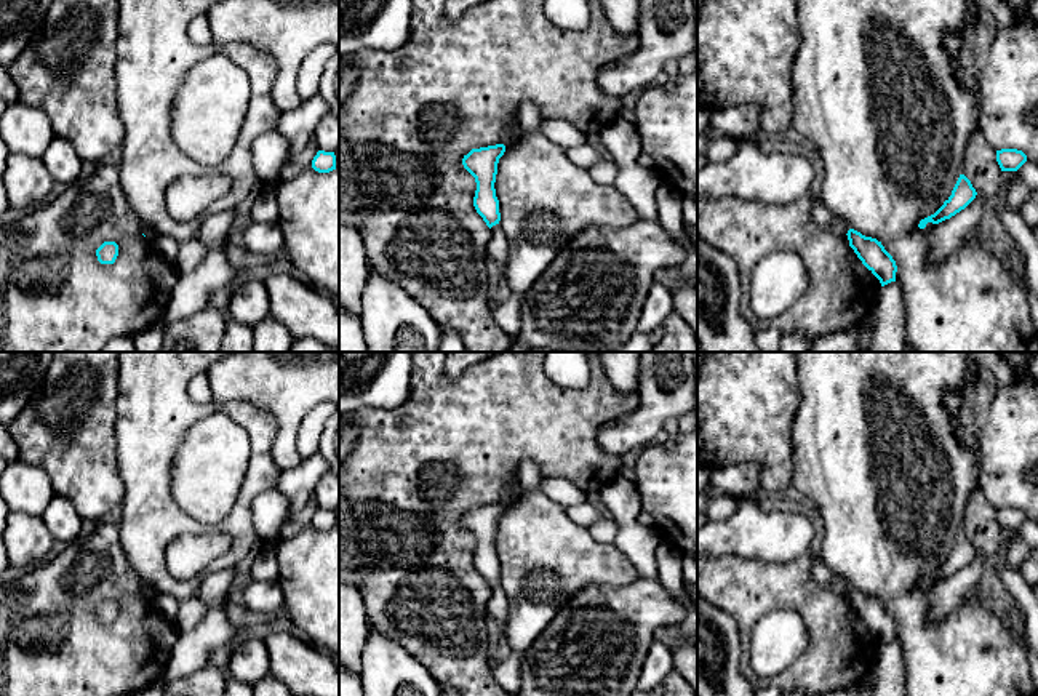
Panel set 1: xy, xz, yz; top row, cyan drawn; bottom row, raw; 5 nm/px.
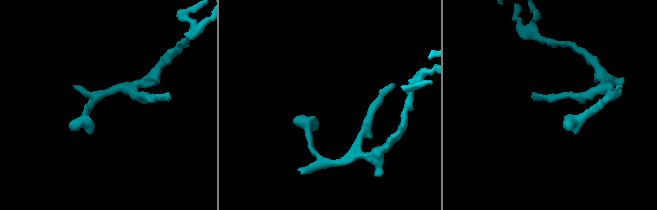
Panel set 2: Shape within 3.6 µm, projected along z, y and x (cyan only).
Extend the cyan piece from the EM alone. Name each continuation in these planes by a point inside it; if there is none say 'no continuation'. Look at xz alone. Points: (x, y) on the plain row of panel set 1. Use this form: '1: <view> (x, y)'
no continuation

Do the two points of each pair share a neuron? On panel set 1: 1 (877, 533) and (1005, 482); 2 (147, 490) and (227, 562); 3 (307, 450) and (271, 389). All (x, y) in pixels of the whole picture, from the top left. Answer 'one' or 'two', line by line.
1: two
2: one
3: two

